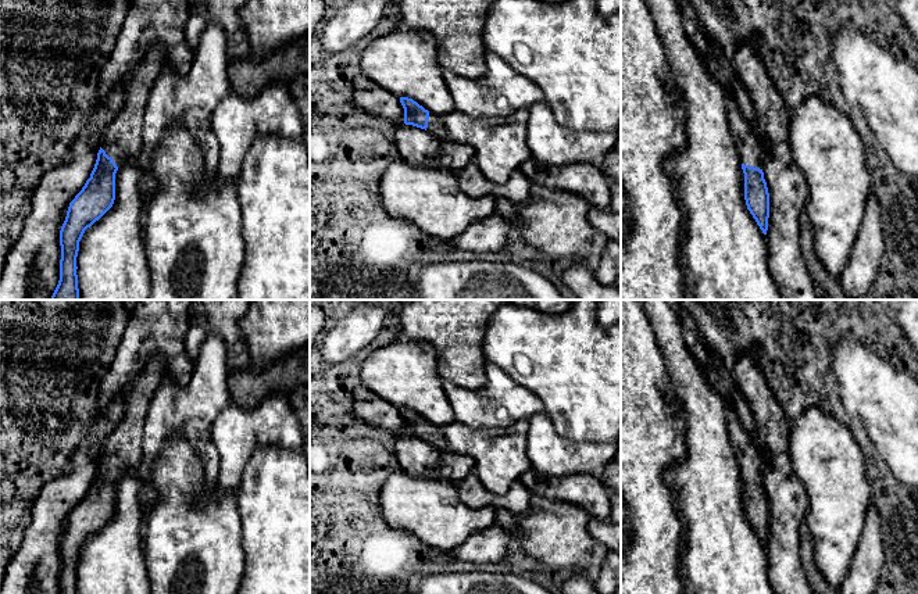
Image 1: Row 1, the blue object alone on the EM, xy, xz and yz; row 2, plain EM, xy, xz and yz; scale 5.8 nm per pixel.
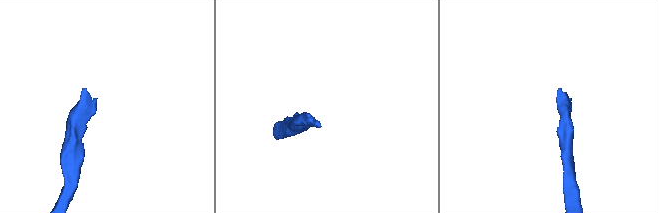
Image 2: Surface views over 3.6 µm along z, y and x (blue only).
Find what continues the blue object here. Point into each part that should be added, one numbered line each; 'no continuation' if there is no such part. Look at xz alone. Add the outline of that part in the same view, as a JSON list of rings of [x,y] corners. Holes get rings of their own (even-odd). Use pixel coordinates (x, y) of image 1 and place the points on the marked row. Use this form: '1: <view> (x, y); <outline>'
1: xz (436, 126); [[[429,112],[426,130],[436,136],[437,139],[447,139],[447,130],[444,126],[444,118]]]

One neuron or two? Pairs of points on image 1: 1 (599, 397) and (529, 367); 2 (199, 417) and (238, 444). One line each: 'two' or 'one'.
1: one
2: two

